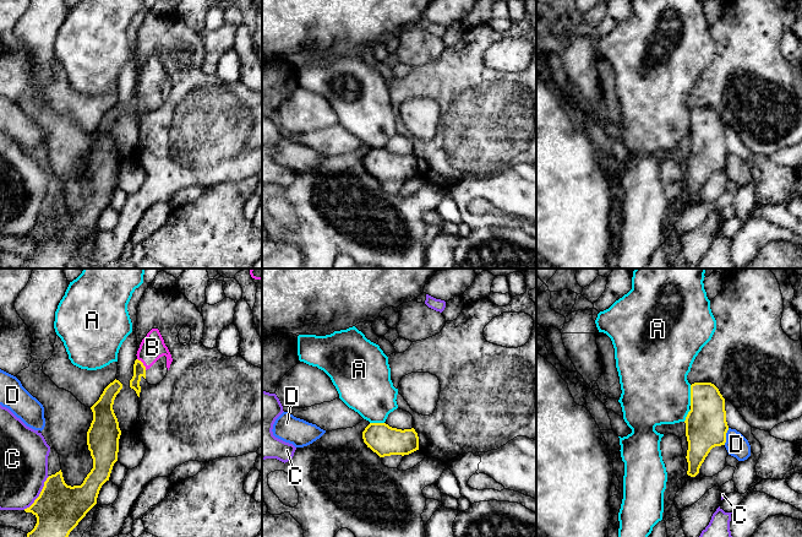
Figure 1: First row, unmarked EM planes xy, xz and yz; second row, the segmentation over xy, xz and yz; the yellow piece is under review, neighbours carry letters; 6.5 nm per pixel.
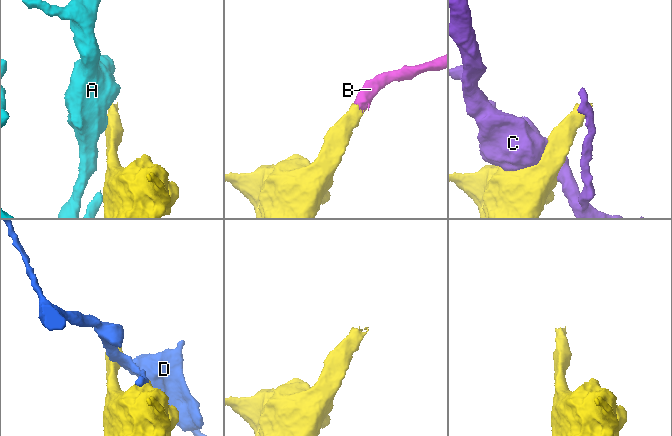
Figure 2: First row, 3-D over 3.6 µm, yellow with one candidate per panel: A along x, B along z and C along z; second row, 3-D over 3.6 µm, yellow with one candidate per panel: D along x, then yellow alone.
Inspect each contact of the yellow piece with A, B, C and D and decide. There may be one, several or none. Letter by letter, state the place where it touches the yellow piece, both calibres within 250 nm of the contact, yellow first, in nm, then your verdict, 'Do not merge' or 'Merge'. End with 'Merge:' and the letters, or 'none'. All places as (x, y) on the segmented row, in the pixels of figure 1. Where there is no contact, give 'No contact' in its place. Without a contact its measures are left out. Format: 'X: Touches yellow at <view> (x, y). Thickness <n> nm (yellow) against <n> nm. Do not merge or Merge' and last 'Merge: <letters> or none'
A: Touches yellow at yz (691, 395). Thickness 280 nm (yellow) against 440 nm. Do not merge
B: Touches yellow at xy (142, 364). Thickness 80 nm (yellow) against 160 nm. Merge
C: Touches yellow at xy (39, 494). Thickness 320 nm (yellow) against 320 nm. Do not merge
D: Touches yellow at yz (725, 437). Thickness 280 nm (yellow) against 150 nm. Do not merge
Merge: B

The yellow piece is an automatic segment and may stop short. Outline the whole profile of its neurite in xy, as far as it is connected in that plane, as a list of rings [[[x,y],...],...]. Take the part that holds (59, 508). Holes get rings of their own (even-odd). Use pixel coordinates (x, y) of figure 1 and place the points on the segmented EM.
[[[115,379],[91,407],[93,421],[87,432],[87,445],[93,468],[81,486],[67,486],[61,470],[47,478],[39,497],[24,509],[37,517],[37,524],[27,537],[69,537],[97,504],[99,490],[109,481],[118,461],[121,430],[113,405],[121,389],[122,384]]]

